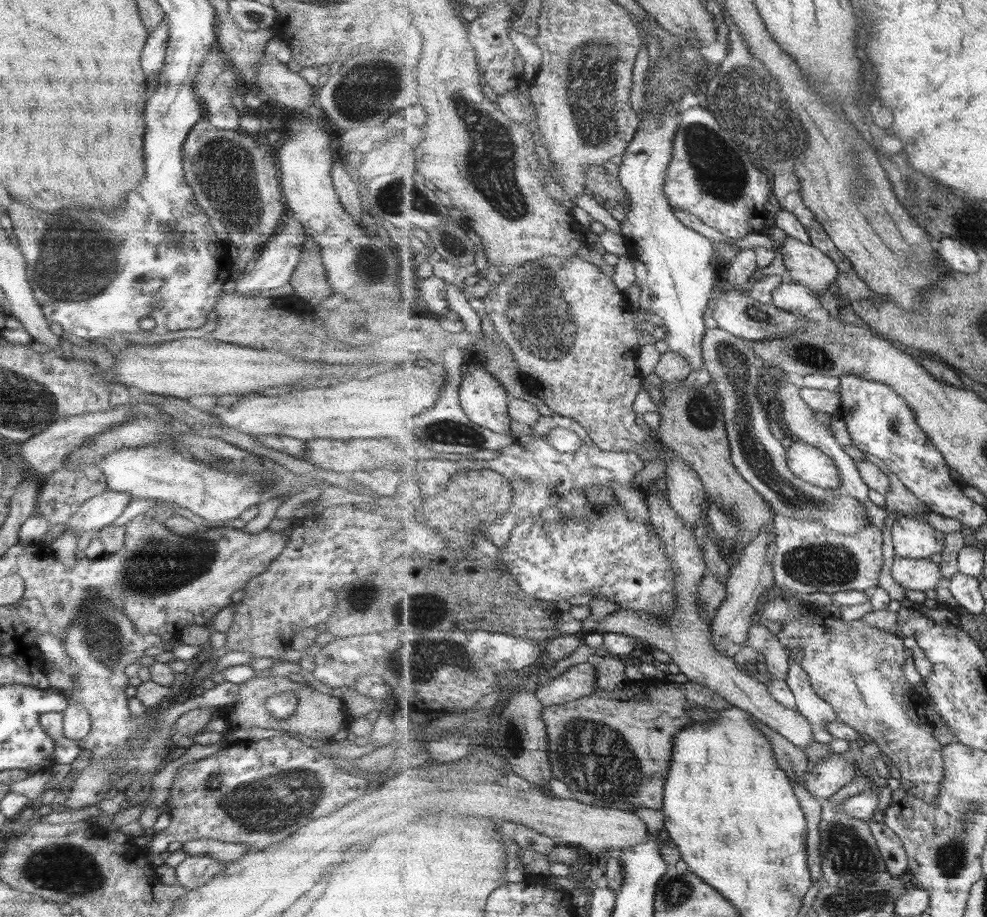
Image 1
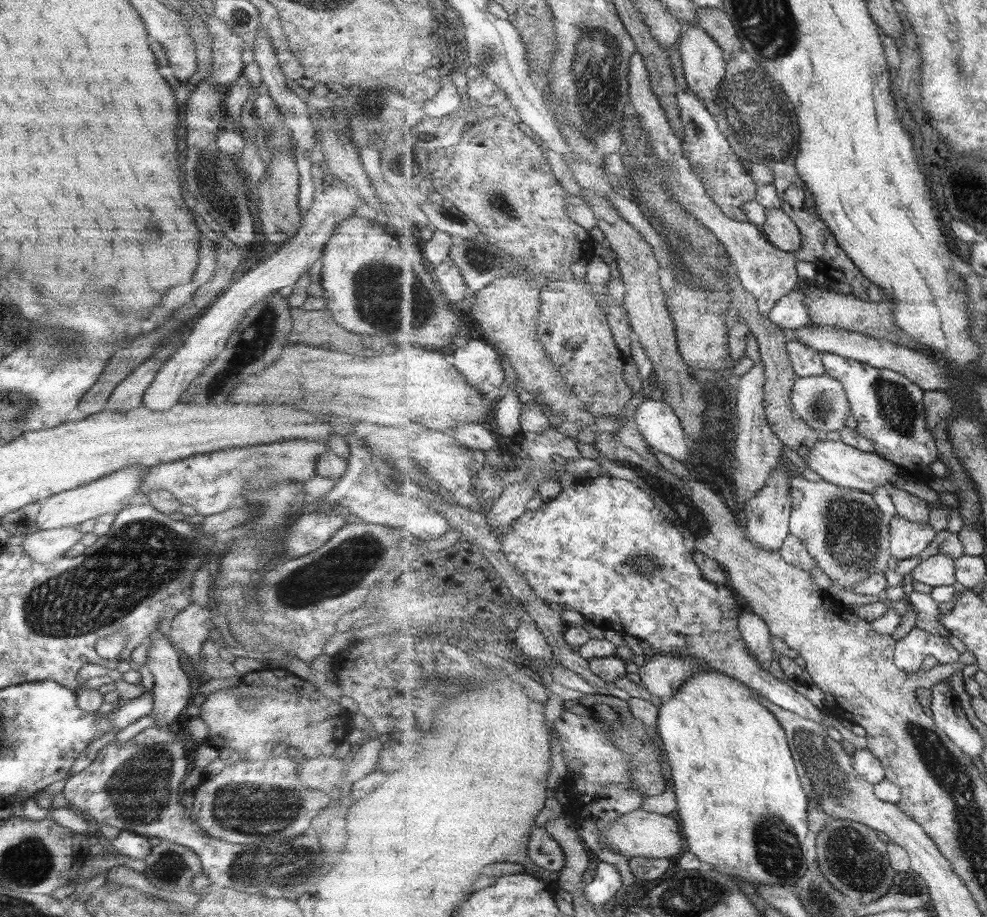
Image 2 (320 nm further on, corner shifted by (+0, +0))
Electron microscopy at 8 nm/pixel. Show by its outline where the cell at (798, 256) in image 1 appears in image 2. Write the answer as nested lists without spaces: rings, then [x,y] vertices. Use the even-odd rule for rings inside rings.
[[[768,208],[767,220],[761,226],[767,241],[778,249],[795,252],[802,247],[803,233],[783,208]]]

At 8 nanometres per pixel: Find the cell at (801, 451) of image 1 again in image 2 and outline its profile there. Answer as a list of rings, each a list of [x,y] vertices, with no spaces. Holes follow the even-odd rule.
[[[820,440],[810,452],[809,458],[805,458],[805,462],[823,480],[835,483],[837,486],[867,493],[875,492],[875,488],[879,488],[879,486],[887,488],[899,472],[899,467],[892,460],[887,460],[883,455],[853,446],[843,440]]]

